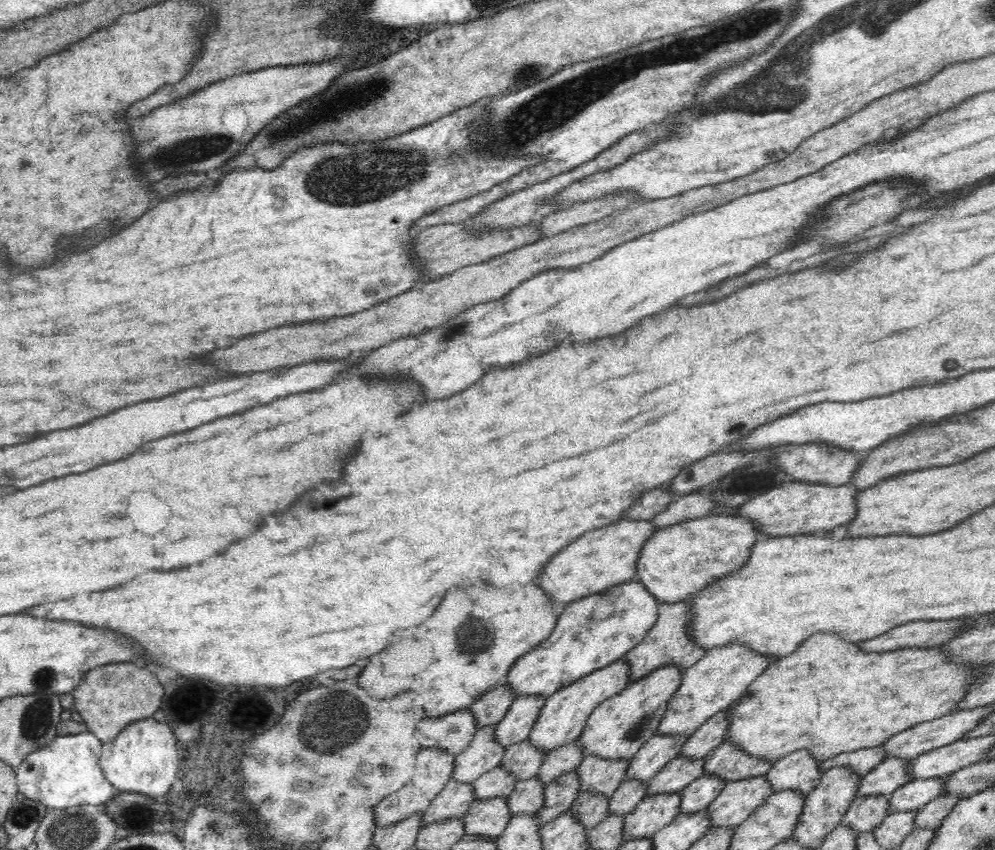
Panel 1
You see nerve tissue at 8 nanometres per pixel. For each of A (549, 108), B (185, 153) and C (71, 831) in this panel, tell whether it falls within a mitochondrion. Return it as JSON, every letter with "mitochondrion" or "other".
{"A":"mitochondrion","B":"mitochondrion","C":"mitochondrion"}

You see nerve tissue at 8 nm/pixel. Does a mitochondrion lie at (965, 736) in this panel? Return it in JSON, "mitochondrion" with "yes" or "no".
{"mitochondrion":"no"}

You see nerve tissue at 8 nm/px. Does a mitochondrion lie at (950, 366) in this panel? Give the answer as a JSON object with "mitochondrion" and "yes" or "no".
{"mitochondrion":"no"}

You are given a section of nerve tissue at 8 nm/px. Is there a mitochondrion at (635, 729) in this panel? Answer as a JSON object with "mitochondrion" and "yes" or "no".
{"mitochondrion":"yes"}

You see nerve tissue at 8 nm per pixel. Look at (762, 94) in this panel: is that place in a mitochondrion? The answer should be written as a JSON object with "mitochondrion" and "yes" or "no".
{"mitochondrion":"yes"}

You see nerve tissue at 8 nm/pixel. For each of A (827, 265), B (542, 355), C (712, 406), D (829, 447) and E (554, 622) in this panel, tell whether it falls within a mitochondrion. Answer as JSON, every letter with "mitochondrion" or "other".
{"A":"other","B":"other","C":"other","D":"other","E":"other"}

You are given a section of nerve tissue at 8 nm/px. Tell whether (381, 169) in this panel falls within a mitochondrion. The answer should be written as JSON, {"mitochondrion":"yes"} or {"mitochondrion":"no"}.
{"mitochondrion":"yes"}

